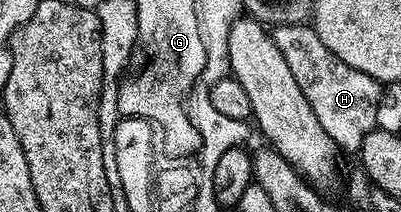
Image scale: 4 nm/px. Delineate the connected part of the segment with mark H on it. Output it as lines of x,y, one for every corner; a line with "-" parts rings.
307,23
277,24
271,29
274,46
278,46
282,58
286,58
286,66
290,66
290,74
298,82
302,94
306,94
306,102
310,102
310,110
322,122
322,130
330,134
333,143
345,148
352,154
359,153
362,138
377,127
375,114
381,94
381,85
362,70
354,70
354,66
346,66
342,58
338,58
330,50
326,50
322,38
318,38
315,27

